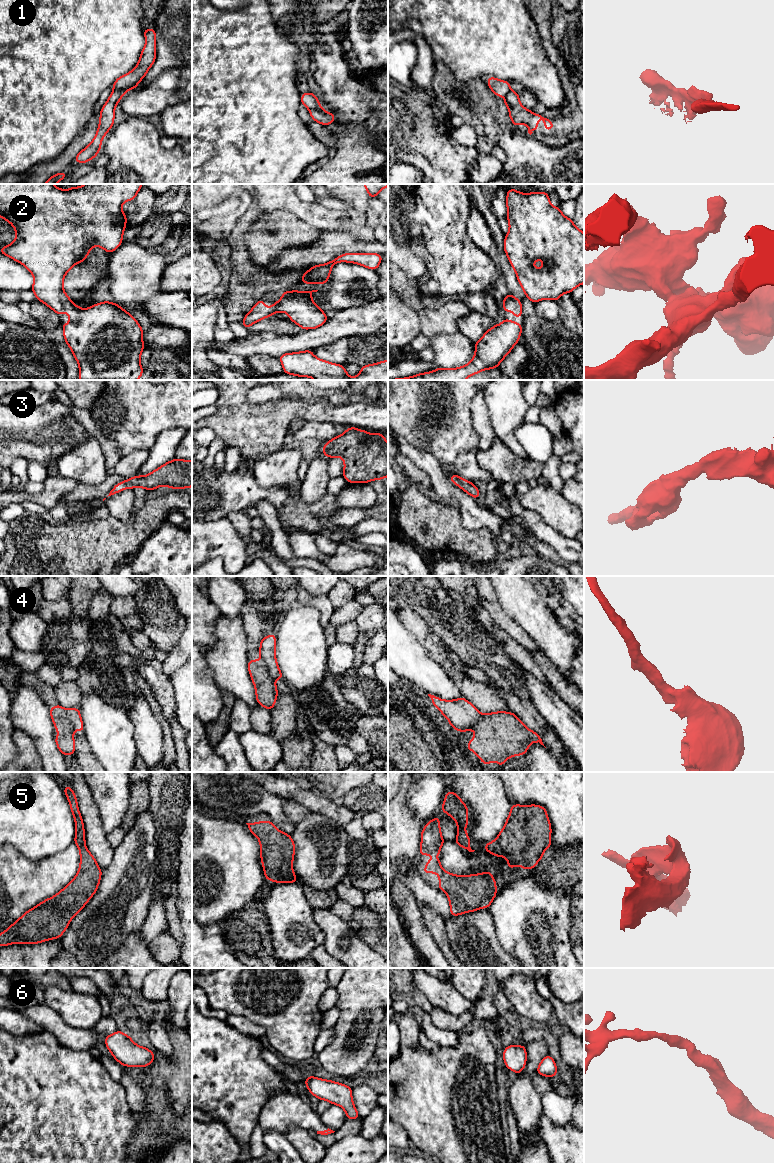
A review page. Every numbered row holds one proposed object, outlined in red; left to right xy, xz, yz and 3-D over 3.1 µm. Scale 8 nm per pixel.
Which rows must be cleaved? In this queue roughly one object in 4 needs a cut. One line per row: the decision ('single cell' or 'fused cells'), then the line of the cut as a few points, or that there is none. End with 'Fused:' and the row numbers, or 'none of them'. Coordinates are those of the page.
1: fused cells | xy (136, 84), (113, 91)
2: single cell | no cut
3: single cell | no cut
4: fused cells | xz (261, 658), (269, 674), (274, 679)
5: single cell | no cut
6: single cell | no cut
Fused: 1, 4

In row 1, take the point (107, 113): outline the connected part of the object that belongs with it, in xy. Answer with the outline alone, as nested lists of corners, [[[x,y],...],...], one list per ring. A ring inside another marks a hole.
[[[138,86],[131,87],[122,91],[113,91],[107,102],[104,104],[100,111],[99,127],[92,142],[83,150],[81,150],[74,158],[75,162],[82,164],[88,162],[90,159],[94,159],[101,150],[101,142],[103,137],[108,133],[109,129],[114,127],[115,106],[119,103],[123,95],[131,90],[138,88]]]

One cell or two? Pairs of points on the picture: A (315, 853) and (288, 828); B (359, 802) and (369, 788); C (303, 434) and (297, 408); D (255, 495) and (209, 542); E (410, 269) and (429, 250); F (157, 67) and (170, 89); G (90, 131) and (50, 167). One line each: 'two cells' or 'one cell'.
A: two cells
B: one cell
C: two cells
D: two cells
E: two cells
F: two cells
G: one cell

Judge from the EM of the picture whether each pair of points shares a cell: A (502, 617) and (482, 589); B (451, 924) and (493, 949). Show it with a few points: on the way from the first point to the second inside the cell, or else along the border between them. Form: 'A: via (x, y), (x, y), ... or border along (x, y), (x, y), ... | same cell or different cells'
A: via (495, 610), (487, 596) | same cell
B: via (461, 930), (483, 949) | same cell

